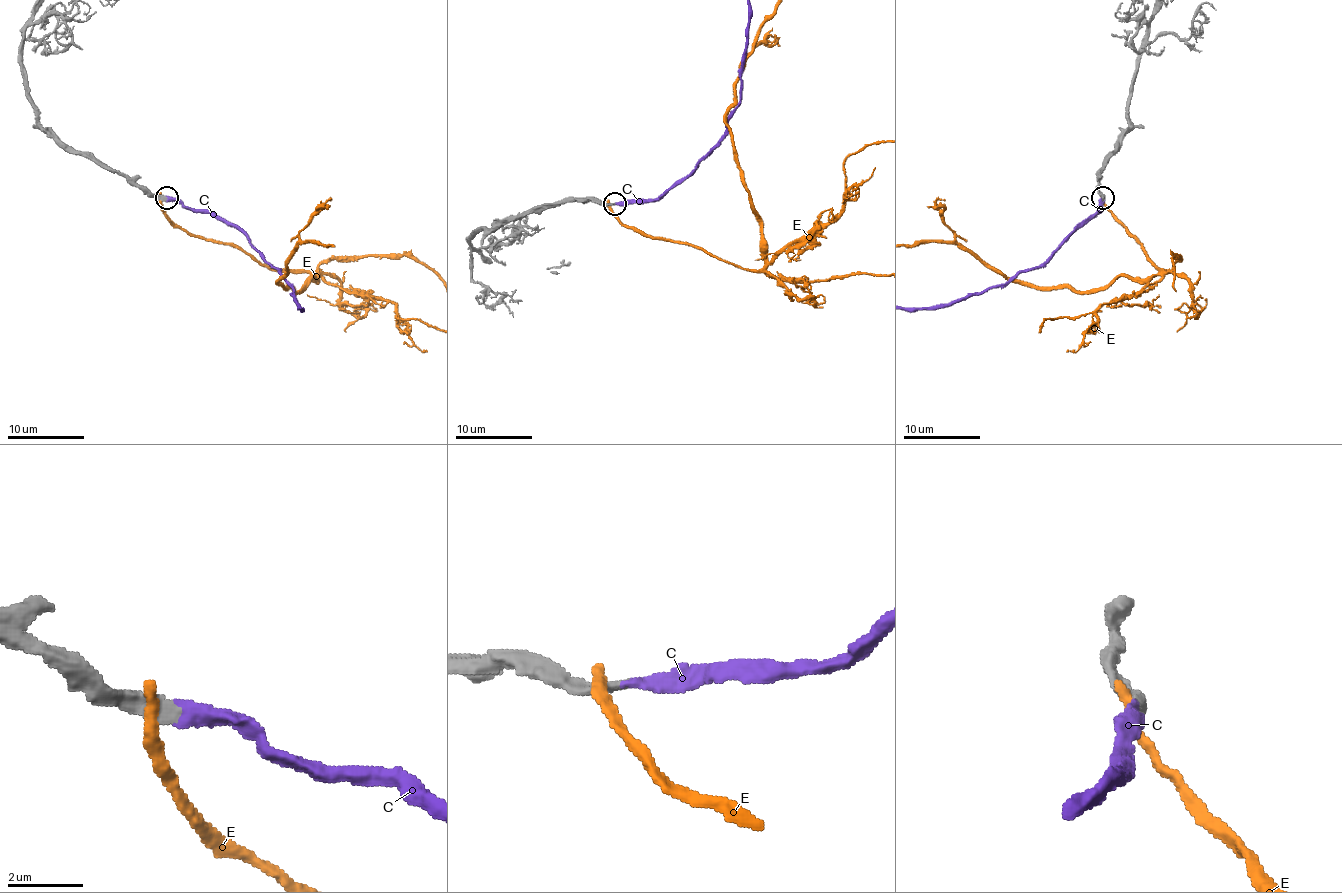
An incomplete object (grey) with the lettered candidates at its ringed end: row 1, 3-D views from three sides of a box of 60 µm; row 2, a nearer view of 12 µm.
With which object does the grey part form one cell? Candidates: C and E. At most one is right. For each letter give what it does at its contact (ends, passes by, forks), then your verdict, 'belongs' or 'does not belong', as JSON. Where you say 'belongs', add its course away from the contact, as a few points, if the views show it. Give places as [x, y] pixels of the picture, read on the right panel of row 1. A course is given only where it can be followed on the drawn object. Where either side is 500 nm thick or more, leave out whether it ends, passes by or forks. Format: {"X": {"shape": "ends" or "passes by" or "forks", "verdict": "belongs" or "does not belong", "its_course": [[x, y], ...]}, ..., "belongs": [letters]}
{"C": {"shape": "ends", "verdict": "belongs"}, "E": {"shape": "ends", "verdict": "does not belong"}, "belongs": ["C"]}

